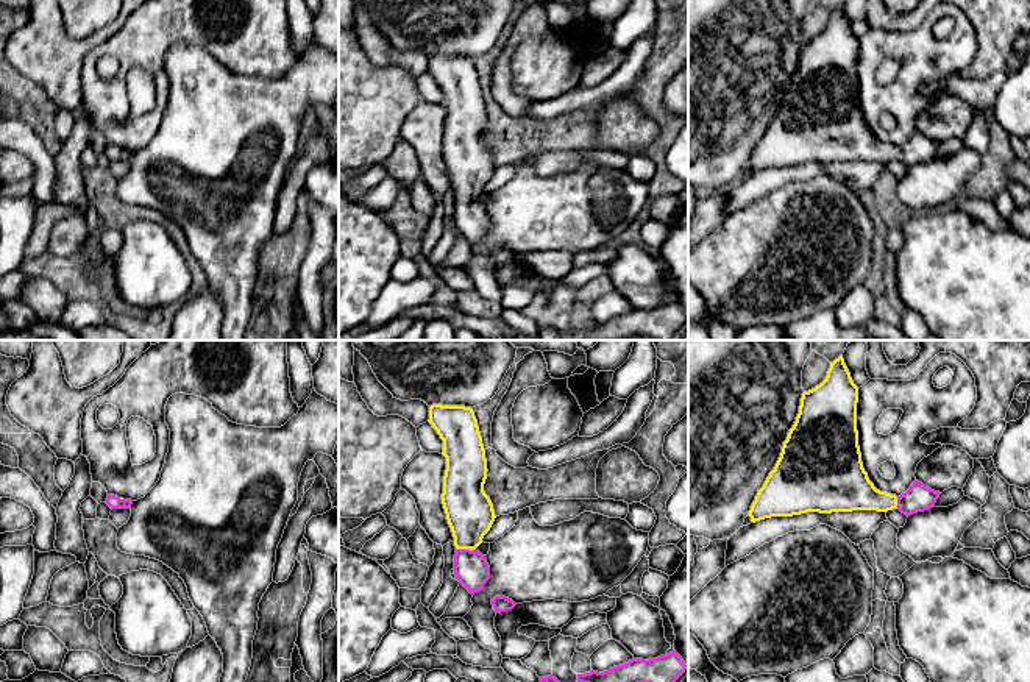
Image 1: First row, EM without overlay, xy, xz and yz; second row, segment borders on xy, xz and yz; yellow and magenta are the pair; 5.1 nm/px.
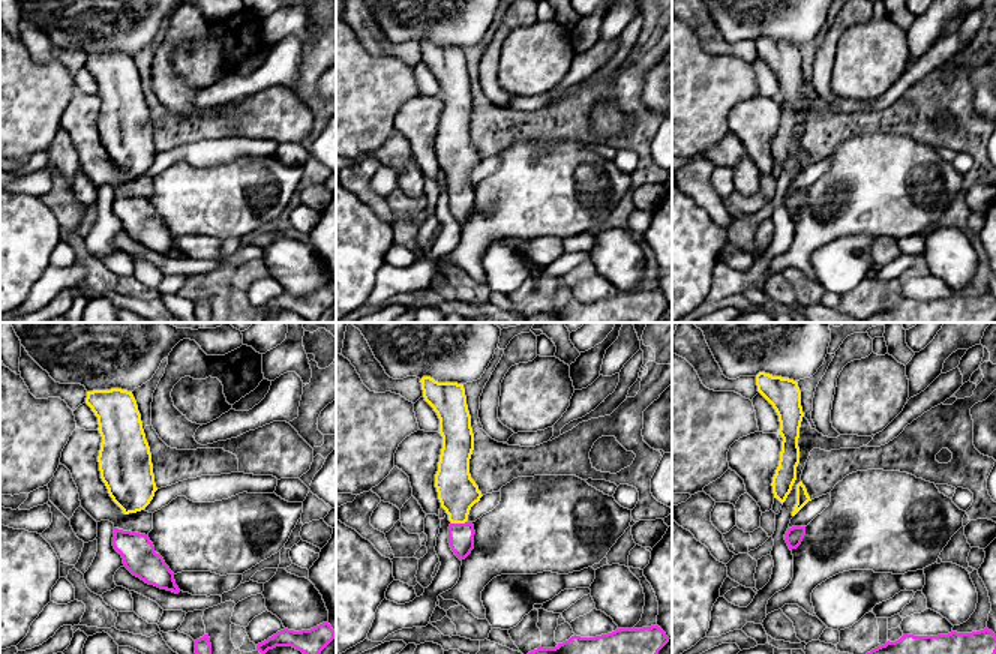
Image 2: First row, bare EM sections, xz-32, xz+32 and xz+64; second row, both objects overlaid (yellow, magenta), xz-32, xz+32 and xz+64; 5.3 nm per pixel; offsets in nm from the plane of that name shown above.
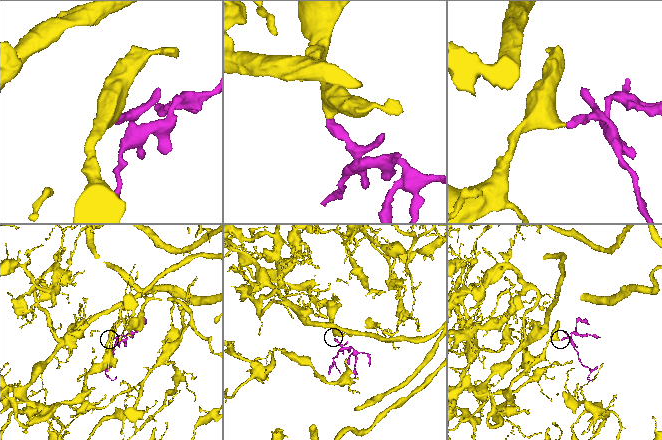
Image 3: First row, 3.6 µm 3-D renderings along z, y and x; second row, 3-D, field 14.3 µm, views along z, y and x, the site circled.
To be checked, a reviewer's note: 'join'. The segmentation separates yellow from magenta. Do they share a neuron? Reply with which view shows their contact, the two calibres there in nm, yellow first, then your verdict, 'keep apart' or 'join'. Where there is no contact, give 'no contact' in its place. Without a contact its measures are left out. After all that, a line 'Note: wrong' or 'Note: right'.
xz | 240/180 nm | join
Note: right

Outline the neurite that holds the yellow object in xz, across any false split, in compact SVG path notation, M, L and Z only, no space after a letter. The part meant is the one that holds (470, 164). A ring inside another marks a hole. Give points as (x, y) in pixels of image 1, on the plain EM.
M432 55L429 58L428 72L443 91L442 105L446 108L442 155L454 187L454 225L457 231L474 245L481 242L490 229L487 209L476 198L482 194L484 186L490 181L496 169L493 155L484 142L488 120L482 87L471 58Z

